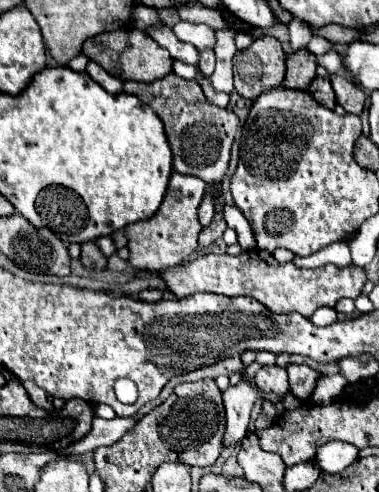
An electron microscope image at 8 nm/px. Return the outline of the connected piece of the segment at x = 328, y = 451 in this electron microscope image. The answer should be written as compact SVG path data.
M329 442L329 444L323 444L323 448L319 448L317 464L323 472L337 474L337 472L345 470L351 462L357 460L357 452L359 450L353 444Z

